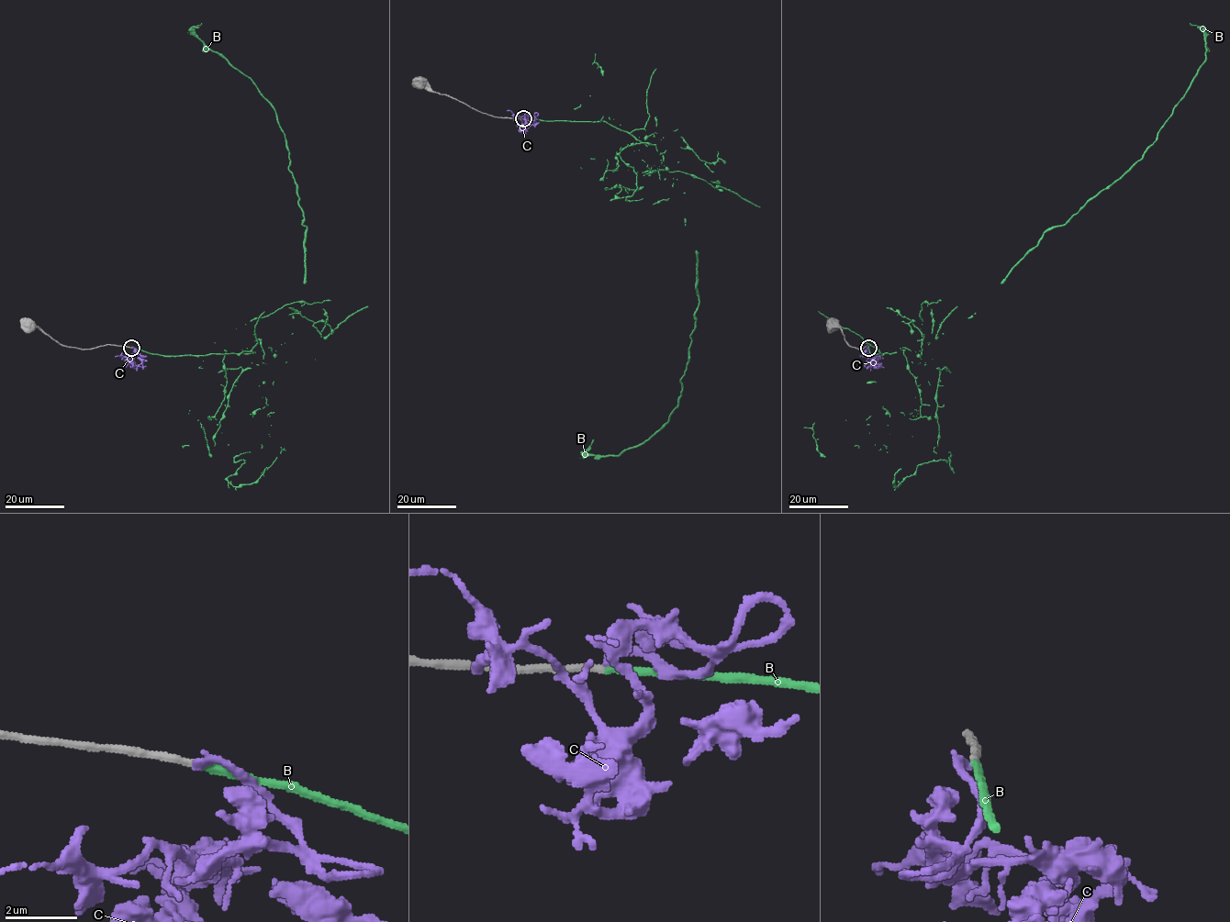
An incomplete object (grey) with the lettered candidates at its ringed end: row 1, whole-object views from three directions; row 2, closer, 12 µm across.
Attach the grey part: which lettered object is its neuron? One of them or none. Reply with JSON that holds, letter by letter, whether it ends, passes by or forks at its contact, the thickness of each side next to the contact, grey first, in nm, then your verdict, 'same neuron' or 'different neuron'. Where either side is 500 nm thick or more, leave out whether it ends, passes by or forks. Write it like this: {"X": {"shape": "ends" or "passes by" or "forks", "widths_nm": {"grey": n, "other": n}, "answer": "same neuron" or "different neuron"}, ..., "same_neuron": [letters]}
{"B": {"shape": "ends", "widths_nm": {"grey": 200, "other": 200}, "answer": "same neuron"}, "C": {"shape": "ends", "widths_nm": {"grey": 200, "other": 200}, "answer": "different neuron"}, "same_neuron": ["B"]}

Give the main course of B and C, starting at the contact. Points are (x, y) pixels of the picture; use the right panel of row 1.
B: (868, 348), (919, 354), (1141, 159), (1205, 60), (1202, 28), (1190, 23)
C: (868, 348), (865, 354), (877, 359), (872, 365), (877, 357)

